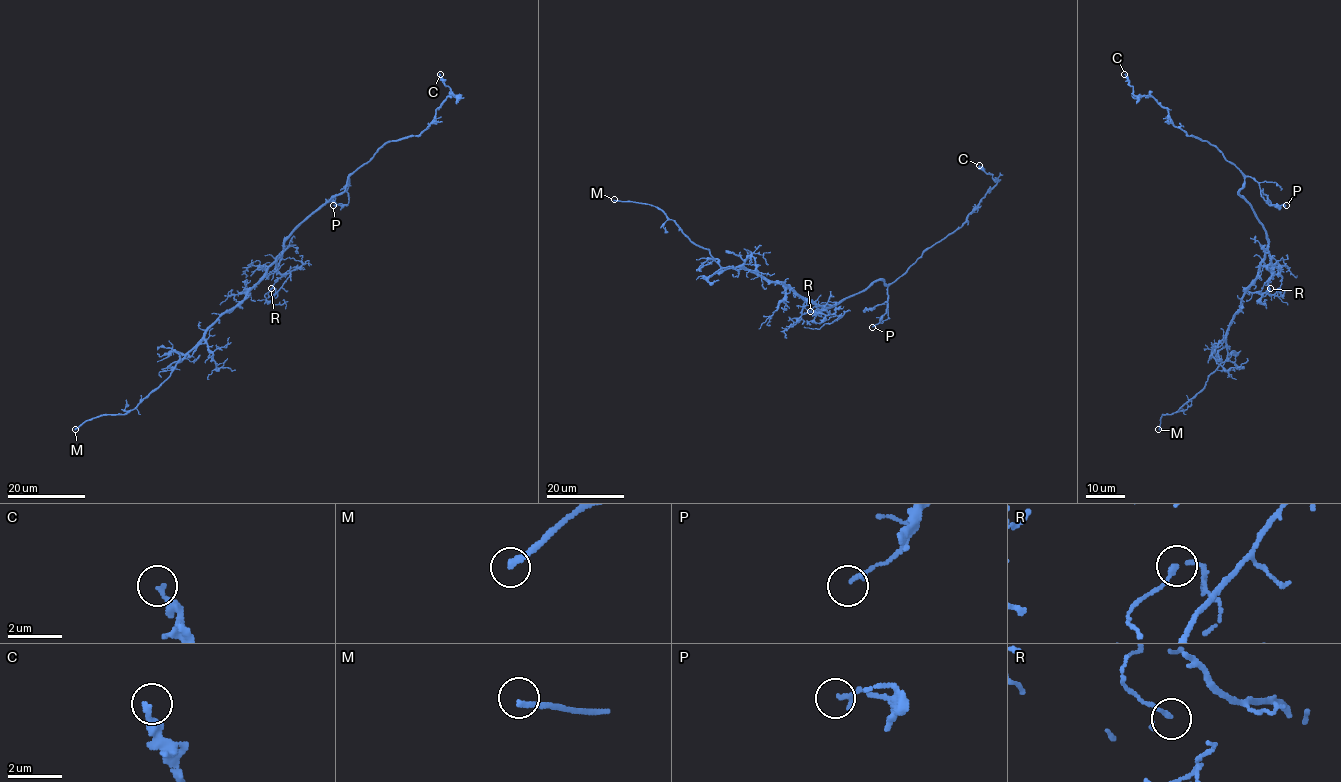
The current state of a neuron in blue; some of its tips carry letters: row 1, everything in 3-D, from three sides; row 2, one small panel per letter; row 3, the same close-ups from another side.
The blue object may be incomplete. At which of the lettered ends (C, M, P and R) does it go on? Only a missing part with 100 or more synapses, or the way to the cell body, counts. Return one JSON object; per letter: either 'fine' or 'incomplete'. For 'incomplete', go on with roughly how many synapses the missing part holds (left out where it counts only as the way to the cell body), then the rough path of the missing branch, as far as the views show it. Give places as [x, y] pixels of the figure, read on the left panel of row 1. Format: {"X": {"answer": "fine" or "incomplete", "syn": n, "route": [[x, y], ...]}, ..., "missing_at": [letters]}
{"C": {"answer": "fine"}, "M": {"answer": "incomplete"}, "P": {"answer": "fine"}, "R": {"answer": "fine"}, "missing_at": ["M"]}

